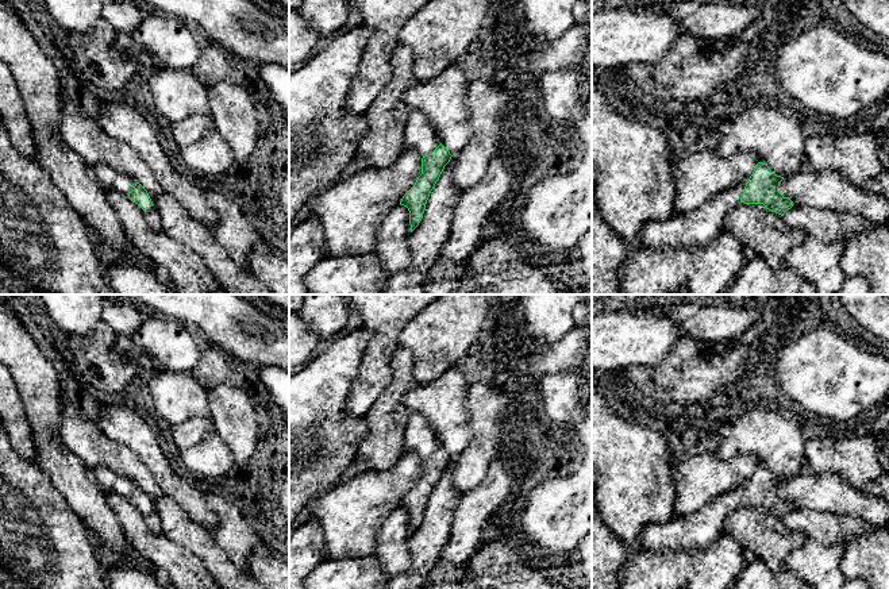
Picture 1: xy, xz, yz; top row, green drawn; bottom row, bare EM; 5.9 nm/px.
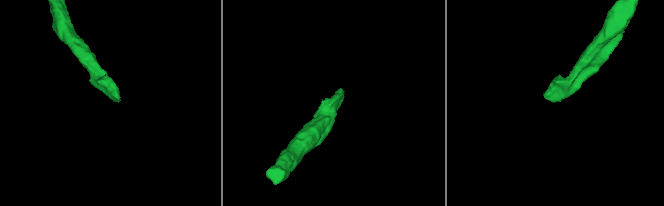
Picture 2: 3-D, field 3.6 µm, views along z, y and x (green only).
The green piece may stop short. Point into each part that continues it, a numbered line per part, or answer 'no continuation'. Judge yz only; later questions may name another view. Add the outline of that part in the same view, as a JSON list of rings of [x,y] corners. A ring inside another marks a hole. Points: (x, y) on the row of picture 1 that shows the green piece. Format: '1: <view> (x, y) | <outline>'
1: yz (692, 230) | [[[746,182],[712,196],[701,207],[684,213],[673,213],[663,222],[649,223],[642,231],[640,246],[650,249],[700,249],[713,239],[726,215],[739,203]]]

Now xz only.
1: xz (419, 135) | [[[411,112],[404,130],[405,150],[415,150],[422,158],[440,145],[434,127],[422,112]]]

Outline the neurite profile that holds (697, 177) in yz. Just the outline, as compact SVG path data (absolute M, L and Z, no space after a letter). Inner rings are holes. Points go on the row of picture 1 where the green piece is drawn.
M715 149L684 157L673 169L676 188L673 213L688 213L719 192L747 182L757 163L753 153L726 158L719 157Z

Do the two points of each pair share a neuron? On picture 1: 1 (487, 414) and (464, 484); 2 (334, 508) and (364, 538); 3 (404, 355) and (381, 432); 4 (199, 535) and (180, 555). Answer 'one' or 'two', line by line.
1: one
2: one
3: one
4: two

